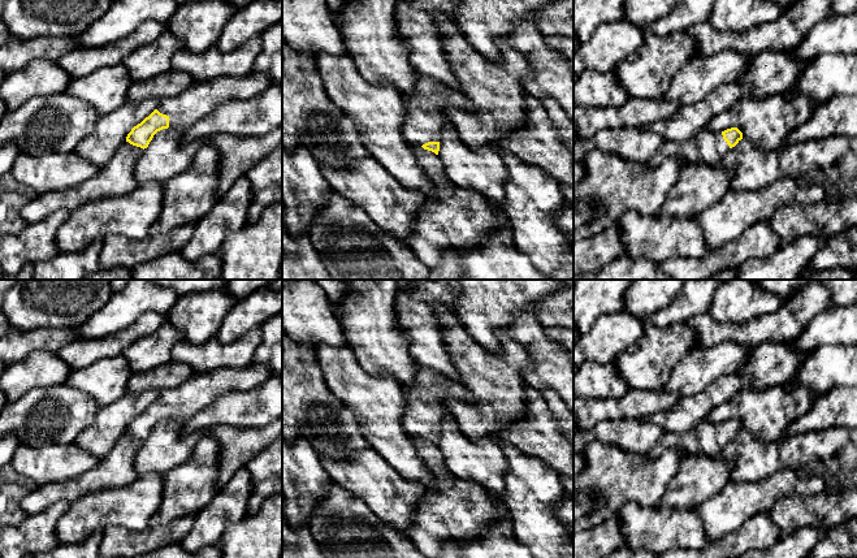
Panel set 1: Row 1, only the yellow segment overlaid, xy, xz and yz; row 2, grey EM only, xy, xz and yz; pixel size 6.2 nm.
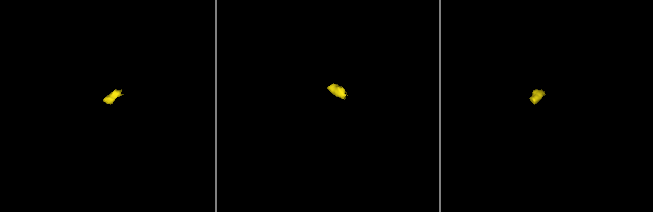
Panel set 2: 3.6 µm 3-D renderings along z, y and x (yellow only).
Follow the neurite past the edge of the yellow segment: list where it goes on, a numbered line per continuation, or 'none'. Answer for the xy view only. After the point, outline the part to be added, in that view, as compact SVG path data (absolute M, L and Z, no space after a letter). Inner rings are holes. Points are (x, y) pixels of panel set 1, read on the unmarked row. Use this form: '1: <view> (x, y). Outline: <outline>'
1: xy (200, 390). Outline: M257 363L194 373L181 386L160 392L157 402L169 408L170 420L187 423L218 397L230 392L252 390L270 375L270 365Z

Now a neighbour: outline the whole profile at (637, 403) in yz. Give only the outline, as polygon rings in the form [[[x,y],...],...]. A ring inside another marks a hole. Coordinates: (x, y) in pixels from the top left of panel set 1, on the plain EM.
[[[629,389],[618,401],[614,399],[574,399],[574,425],[587,432],[602,420],[644,419],[674,407],[681,397],[678,393]]]

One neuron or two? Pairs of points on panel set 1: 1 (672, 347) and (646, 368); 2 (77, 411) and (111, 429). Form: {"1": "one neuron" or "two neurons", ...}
{"1": "one neuron", "2": "two neurons"}

